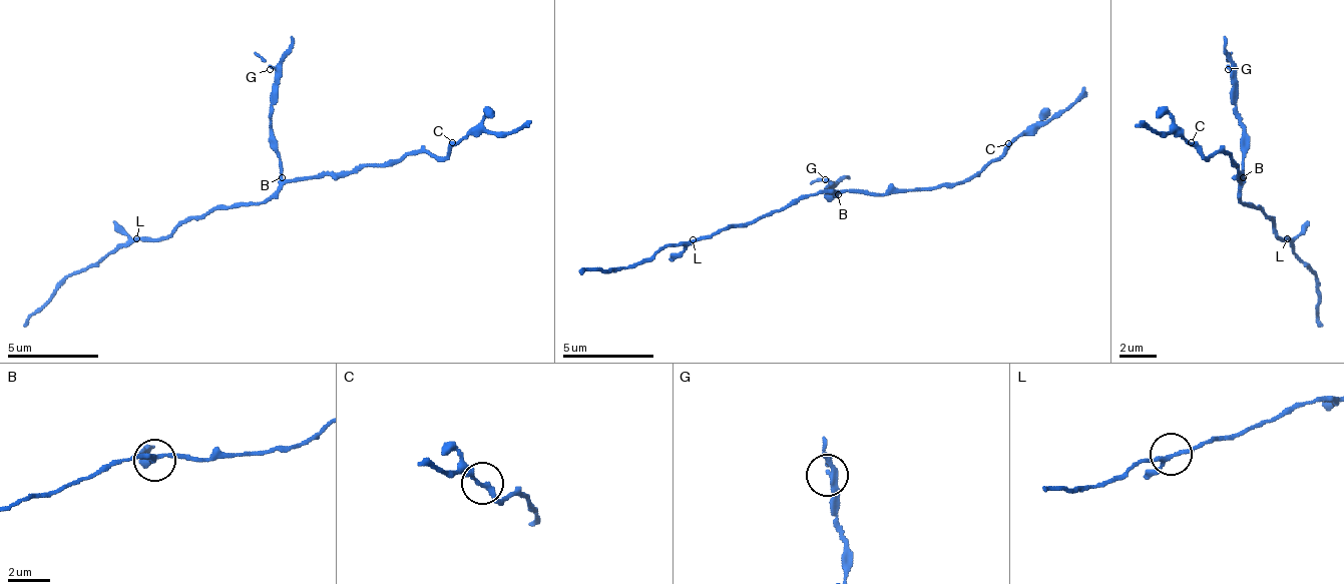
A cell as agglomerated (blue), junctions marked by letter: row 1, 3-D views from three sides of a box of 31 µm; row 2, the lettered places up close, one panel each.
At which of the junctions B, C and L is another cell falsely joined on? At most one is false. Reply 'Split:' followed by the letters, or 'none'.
Split: B

